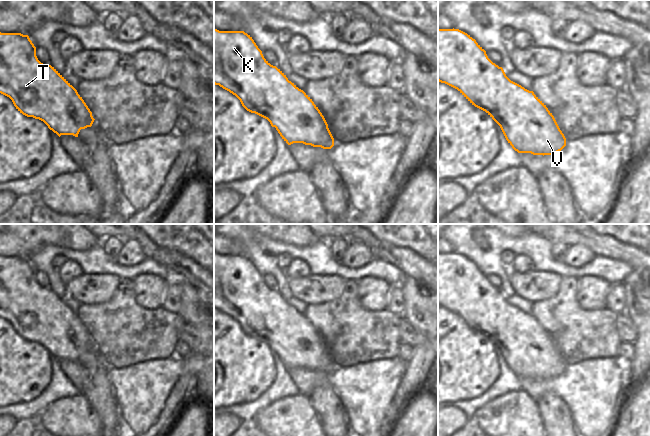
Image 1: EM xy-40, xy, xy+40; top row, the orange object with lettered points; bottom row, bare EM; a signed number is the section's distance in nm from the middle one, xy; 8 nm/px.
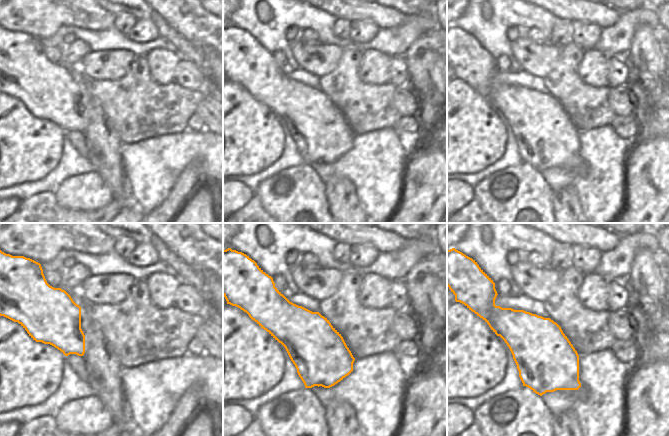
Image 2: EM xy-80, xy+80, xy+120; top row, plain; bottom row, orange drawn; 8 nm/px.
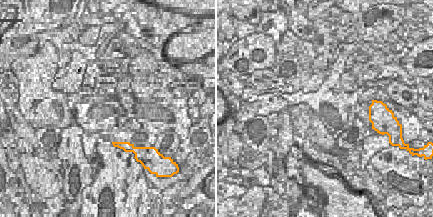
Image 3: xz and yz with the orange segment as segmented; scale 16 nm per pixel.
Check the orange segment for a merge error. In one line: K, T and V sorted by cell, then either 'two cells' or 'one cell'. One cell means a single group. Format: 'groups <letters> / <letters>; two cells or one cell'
groups K T V; one cell

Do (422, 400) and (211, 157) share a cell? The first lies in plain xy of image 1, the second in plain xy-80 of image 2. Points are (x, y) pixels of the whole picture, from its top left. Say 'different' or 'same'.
different

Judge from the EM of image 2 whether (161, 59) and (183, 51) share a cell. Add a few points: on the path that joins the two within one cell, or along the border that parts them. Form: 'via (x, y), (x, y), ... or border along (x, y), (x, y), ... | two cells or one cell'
border along (171, 49), (181, 57) | two cells

